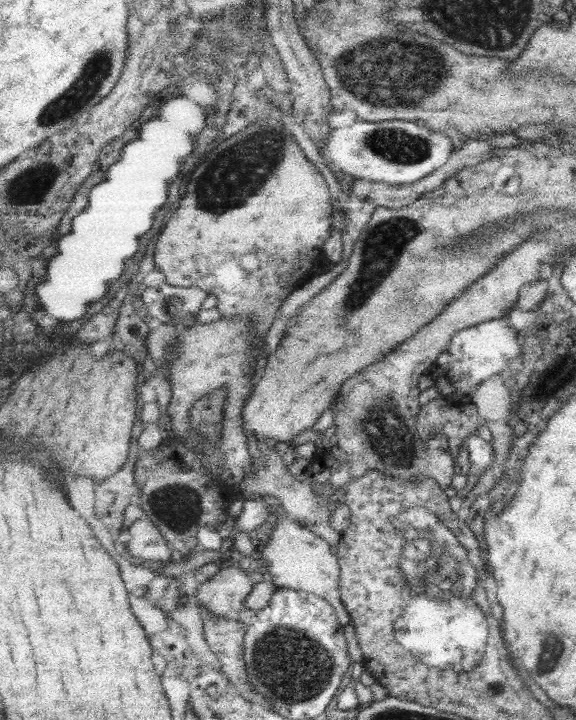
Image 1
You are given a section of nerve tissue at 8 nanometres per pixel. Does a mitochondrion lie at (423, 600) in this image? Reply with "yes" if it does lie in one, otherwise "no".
yes

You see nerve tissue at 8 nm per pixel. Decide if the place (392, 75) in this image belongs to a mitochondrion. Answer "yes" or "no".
yes

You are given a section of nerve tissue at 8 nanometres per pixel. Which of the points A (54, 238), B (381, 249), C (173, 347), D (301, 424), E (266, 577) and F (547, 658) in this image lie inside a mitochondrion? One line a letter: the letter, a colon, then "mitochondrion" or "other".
A: other
B: mitochondrion
C: other
D: other
E: other
F: mitochondrion

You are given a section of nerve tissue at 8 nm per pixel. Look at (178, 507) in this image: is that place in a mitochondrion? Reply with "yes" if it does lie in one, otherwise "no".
yes

